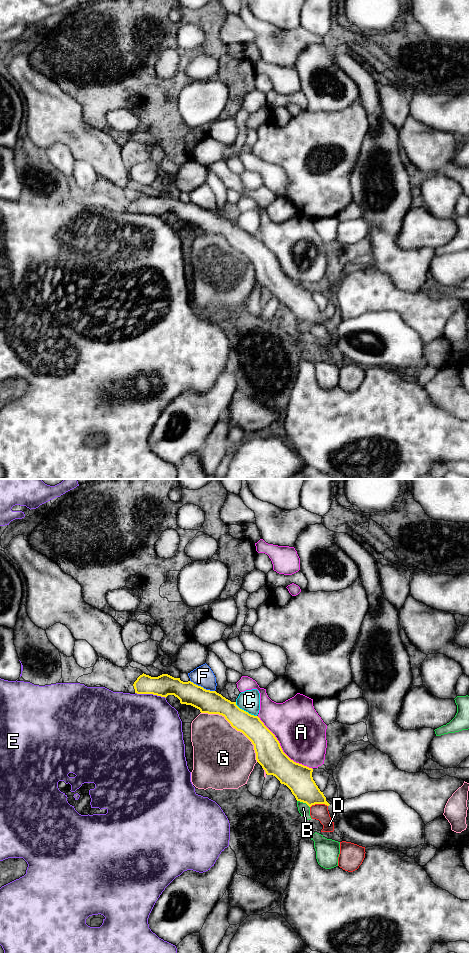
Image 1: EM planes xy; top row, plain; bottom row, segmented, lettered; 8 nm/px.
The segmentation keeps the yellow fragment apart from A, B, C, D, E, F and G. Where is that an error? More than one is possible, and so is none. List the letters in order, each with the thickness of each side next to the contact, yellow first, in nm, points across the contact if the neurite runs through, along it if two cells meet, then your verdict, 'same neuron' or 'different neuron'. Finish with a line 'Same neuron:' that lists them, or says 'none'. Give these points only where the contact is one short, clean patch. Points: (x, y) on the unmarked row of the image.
A: 220/400 nm | different neuron
B: 220/90 nm | different neuron
C: 180/170 nm | along xy (235, 222), (240, 228), (256, 236) | different neuron
D: 220/130 nm | different neuron
E: 170/480 nm | different neuron
F: 190/170 nm | along xy (190, 200), (206, 209), (214, 211) | different neuron
G: 180/480 nm | different neuron
Same neuron: none

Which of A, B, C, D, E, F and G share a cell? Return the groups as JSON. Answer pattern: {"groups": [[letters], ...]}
{"groups": [["A"], ["B"], ["C"], ["D"], ["E"], ["F"], ["G"]]}

